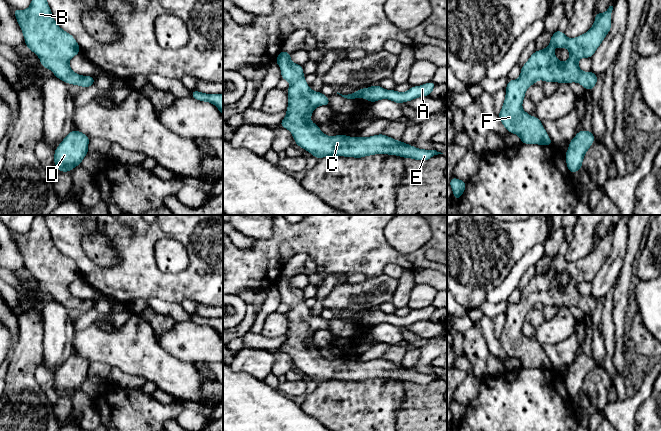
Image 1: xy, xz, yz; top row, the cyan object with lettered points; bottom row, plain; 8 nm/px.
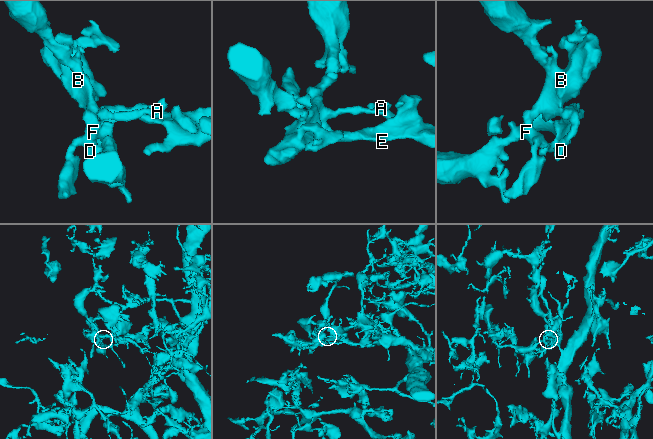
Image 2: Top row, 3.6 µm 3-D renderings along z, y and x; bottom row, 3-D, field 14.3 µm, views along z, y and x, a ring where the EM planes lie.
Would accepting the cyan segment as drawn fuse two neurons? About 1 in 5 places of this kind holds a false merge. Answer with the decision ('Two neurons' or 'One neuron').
One neuron

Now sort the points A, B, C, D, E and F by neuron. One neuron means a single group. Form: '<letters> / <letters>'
A B C D E F

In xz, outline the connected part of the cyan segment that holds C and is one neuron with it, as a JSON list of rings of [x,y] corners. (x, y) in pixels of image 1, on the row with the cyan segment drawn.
[[[281,50],[275,60],[281,69],[282,79],[291,84],[286,89],[288,93],[286,117],[279,125],[289,130],[296,145],[307,150],[312,156],[319,159],[331,156],[362,158],[375,154],[387,154],[426,161],[435,155],[443,154],[433,148],[430,150],[416,148],[384,134],[367,138],[350,137],[344,134],[325,135],[320,127],[310,120],[310,117],[318,106],[330,106],[328,96],[310,89],[305,81],[303,66],[293,63],[290,60],[291,55]]]

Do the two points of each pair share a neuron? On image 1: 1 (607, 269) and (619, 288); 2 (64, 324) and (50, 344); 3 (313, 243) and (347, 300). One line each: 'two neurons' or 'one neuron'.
1: two neurons
2: one neuron
3: two neurons

